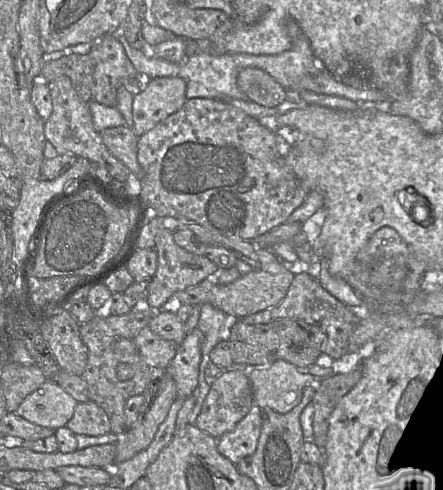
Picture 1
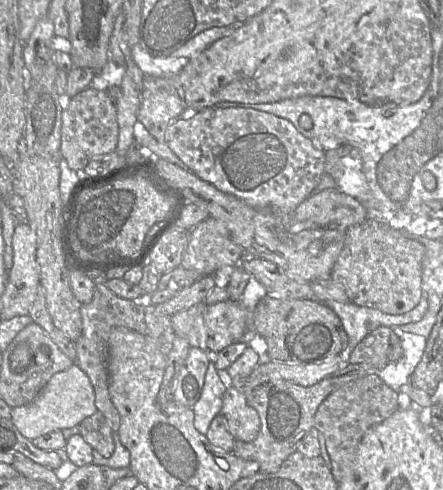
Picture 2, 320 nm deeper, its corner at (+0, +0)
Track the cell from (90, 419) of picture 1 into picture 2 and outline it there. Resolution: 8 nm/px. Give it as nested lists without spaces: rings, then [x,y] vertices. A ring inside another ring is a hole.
[[[98,410],[78,425],[78,433],[92,449],[109,458],[114,451],[112,433],[107,420]]]

